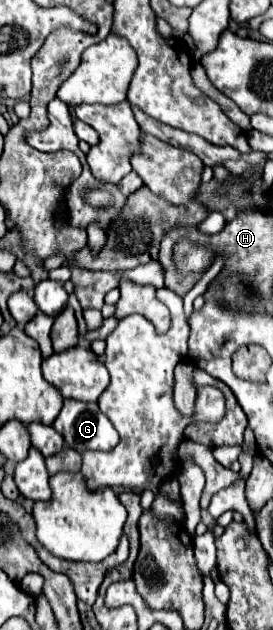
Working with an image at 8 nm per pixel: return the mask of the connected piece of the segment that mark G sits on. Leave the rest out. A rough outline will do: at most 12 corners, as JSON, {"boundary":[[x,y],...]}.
{"boundary":[[64,400],[52,424],[76,452],[110,450],[118,432],[96,402]]}

